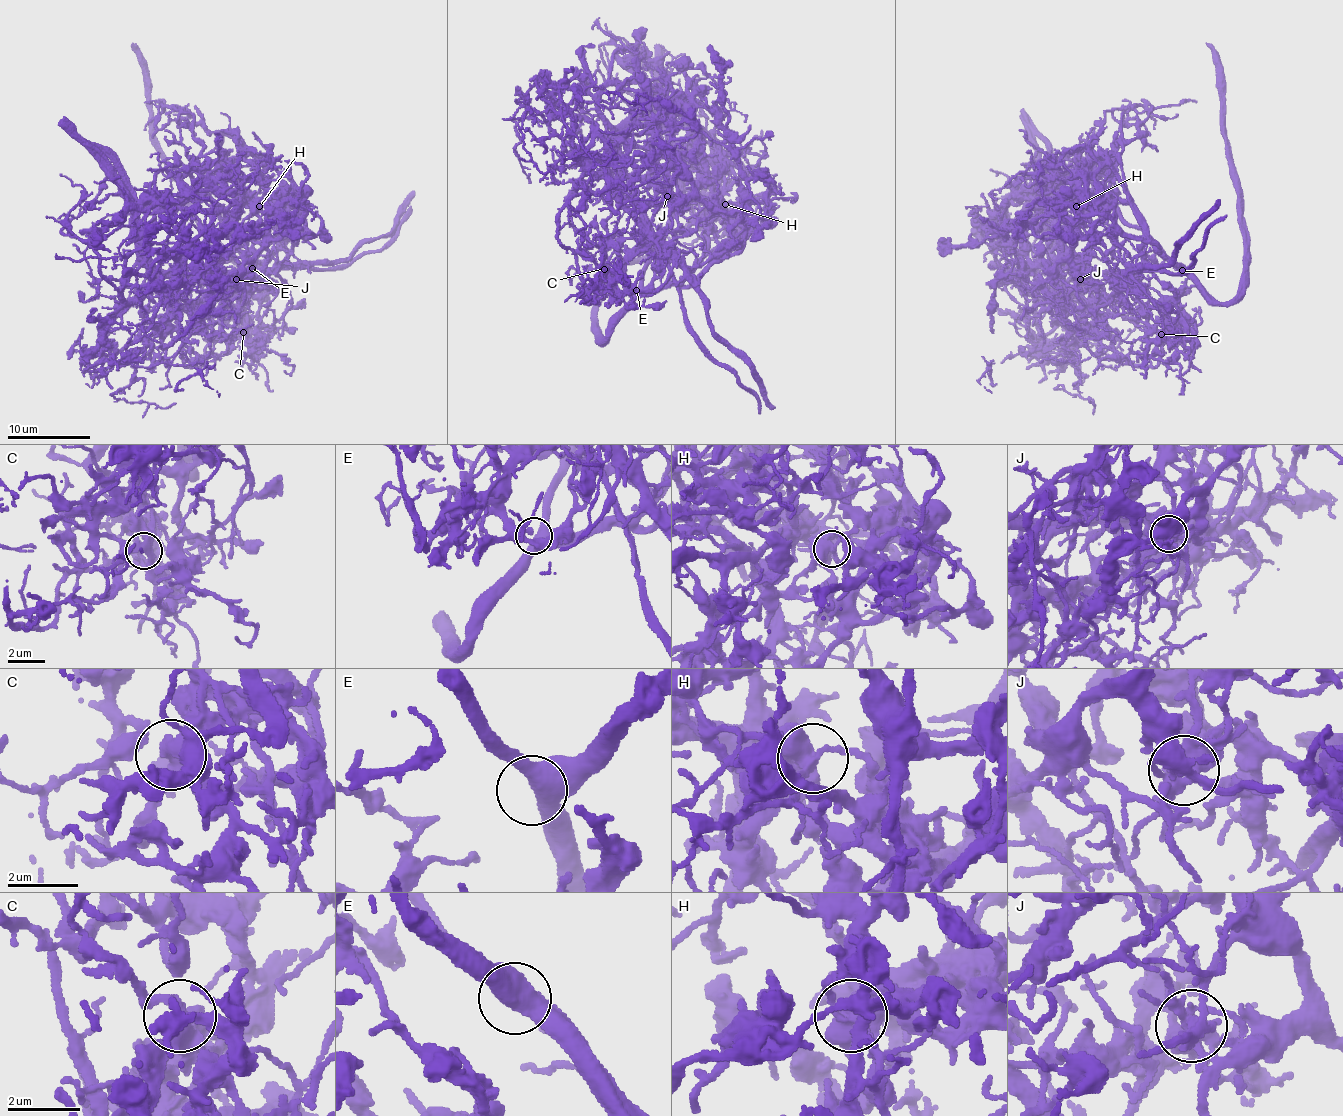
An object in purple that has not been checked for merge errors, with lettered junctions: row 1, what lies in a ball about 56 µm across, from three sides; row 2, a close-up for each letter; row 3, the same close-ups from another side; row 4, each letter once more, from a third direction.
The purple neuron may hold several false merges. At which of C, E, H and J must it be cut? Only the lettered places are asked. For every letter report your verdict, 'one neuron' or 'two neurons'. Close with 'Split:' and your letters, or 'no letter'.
C: one neuron
E: one neuron
H: two neurons
J: two neurons
Split: H, J

